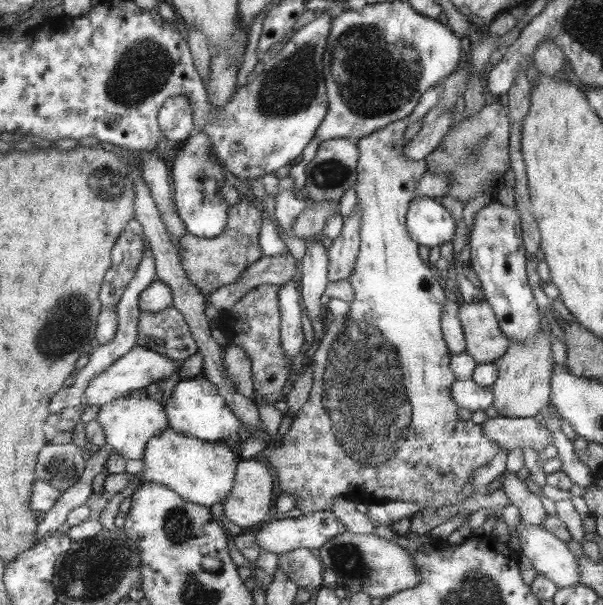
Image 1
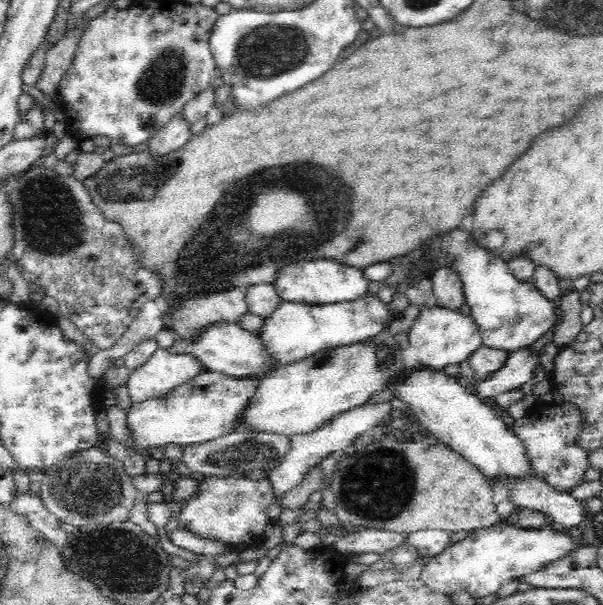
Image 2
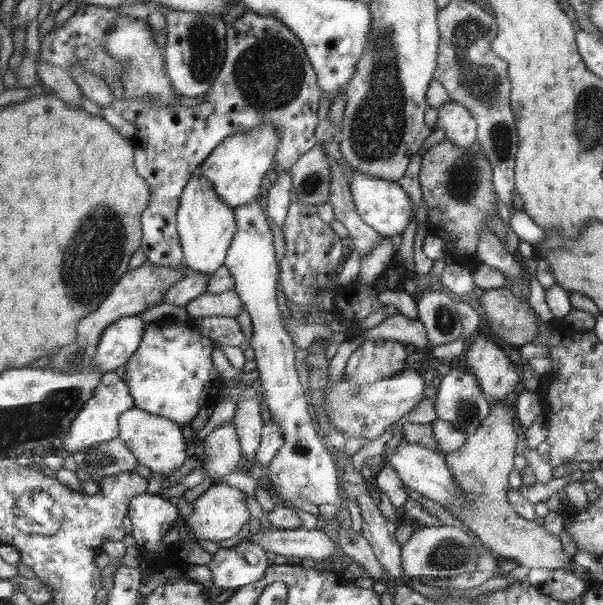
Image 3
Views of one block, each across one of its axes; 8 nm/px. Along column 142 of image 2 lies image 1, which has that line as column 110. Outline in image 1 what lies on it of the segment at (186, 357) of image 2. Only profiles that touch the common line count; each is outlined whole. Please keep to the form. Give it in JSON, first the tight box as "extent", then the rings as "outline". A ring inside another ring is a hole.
{"extent":[84,345,180,404],"outline":[[[133,345],[123,356],[113,361],[105,370],[90,378],[88,385],[84,390],[85,403],[89,404],[105,404],[112,400],[125,397],[127,393],[131,393],[137,389],[145,389],[148,384],[161,380],[165,376],[169,376],[174,372],[178,372],[180,361],[164,357],[155,351],[147,350],[141,345]]]}

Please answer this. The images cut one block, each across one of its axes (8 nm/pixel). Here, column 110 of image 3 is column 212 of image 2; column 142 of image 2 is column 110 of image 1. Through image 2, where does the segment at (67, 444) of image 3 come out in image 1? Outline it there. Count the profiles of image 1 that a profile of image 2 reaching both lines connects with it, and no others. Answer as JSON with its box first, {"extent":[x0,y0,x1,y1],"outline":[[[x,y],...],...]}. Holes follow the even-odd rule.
{"extent":[94,389,168,460],"outline":[[[137,389],[127,393],[125,397],[99,405],[94,420],[103,429],[104,441],[109,449],[112,449],[124,459],[139,460],[144,456],[146,442],[151,437],[158,436],[163,429],[168,427],[163,409],[164,406],[157,404],[157,401],[147,398],[143,389]]]}

